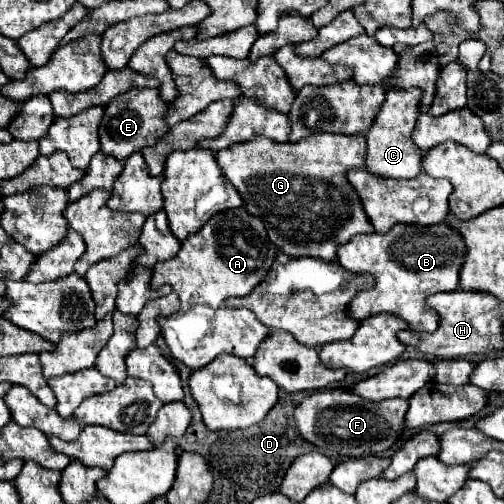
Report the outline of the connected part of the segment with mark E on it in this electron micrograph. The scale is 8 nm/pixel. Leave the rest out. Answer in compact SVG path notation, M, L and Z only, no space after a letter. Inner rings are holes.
M132 88L130 92L124 92L110 100L110 104L104 108L104 116L98 128L100 136L100 152L106 156L112 156L116 160L126 160L136 150L142 150L144 146L156 144L166 132L168 126L164 122L164 112L168 110L168 104L160 100L156 88Z

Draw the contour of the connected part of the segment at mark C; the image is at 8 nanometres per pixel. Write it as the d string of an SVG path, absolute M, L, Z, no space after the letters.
M388 88L386 90L386 100L380 106L378 114L374 116L372 126L366 134L368 172L376 172L376 176L396 176L398 180L412 178L422 172L420 168L422 150L418 150L410 140L410 132L414 130L414 124L418 118L420 98L422 98L422 92L418 88Z

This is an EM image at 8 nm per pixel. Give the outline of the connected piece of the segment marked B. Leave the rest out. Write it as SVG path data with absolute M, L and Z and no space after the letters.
M440 222L434 226L396 224L386 234L360 234L336 250L342 268L356 274L372 274L374 286L362 290L348 304L346 314L364 320L370 314L388 312L402 318L414 332L434 332L438 316L426 308L426 298L436 292L452 292L458 288L458 270L464 260L464 242L458 232Z

